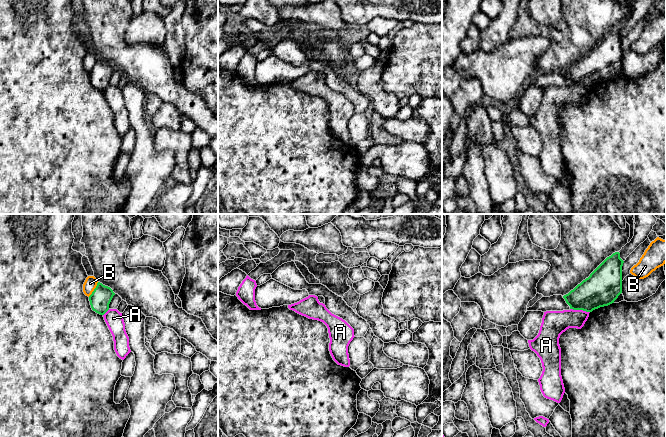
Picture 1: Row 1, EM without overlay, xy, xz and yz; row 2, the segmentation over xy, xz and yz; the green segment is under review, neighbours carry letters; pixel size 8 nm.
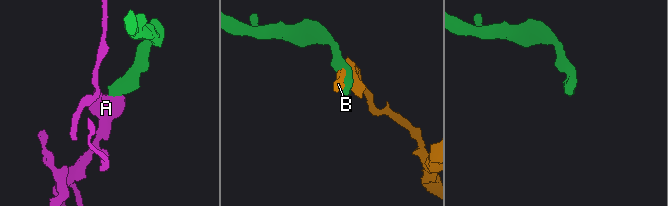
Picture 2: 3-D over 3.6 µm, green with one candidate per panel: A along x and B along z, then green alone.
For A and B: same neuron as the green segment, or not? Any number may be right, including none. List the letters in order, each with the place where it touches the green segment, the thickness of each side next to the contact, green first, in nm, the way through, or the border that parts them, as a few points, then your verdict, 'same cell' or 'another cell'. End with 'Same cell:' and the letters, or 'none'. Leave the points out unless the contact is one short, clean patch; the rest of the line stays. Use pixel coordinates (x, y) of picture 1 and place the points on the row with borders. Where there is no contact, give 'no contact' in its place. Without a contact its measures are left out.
A: yz (580, 309) | 280/200 nm | along yz (570, 308), (589, 312) | another cell
B: xy (94, 289) | 160/100 nm | another cell
Same cell: none

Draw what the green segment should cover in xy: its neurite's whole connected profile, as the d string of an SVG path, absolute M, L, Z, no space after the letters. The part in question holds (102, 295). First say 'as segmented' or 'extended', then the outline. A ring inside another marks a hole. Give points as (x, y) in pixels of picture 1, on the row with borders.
as segmented; M98 282L96 288L89 296L90 305L93 311L104 315L109 310L109 304L115 293L113 290Z

